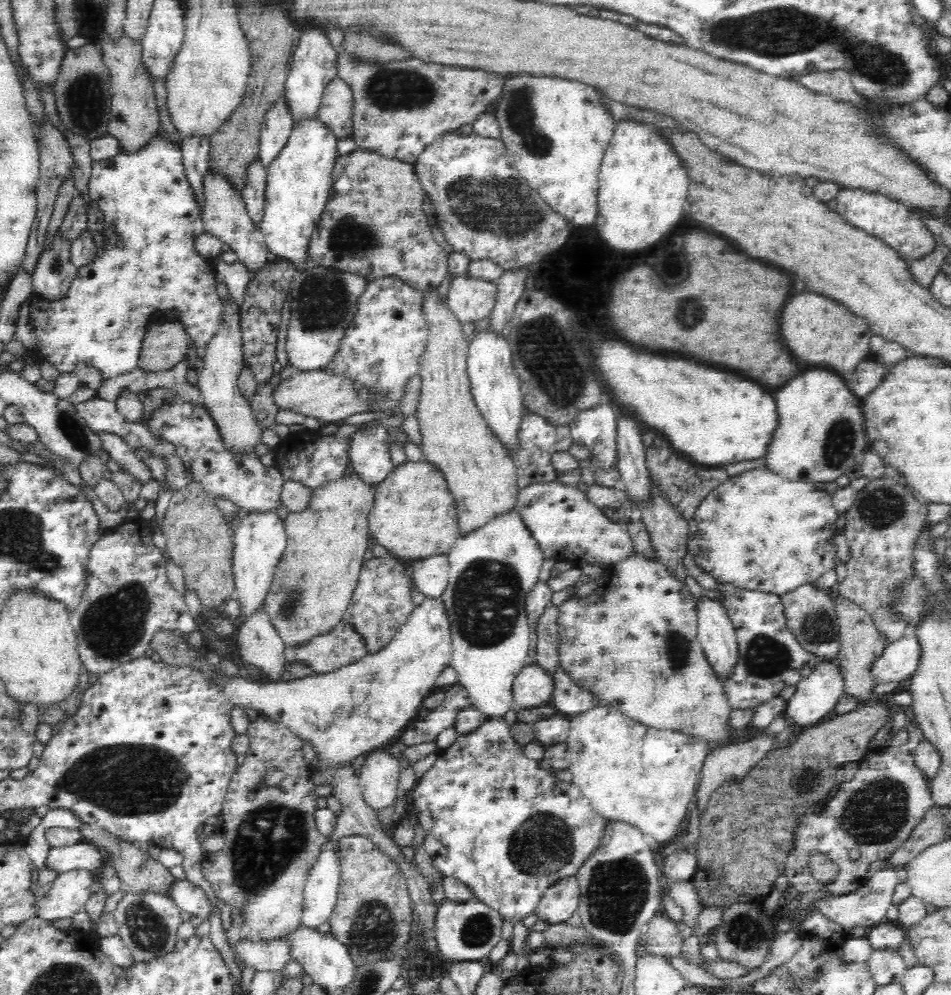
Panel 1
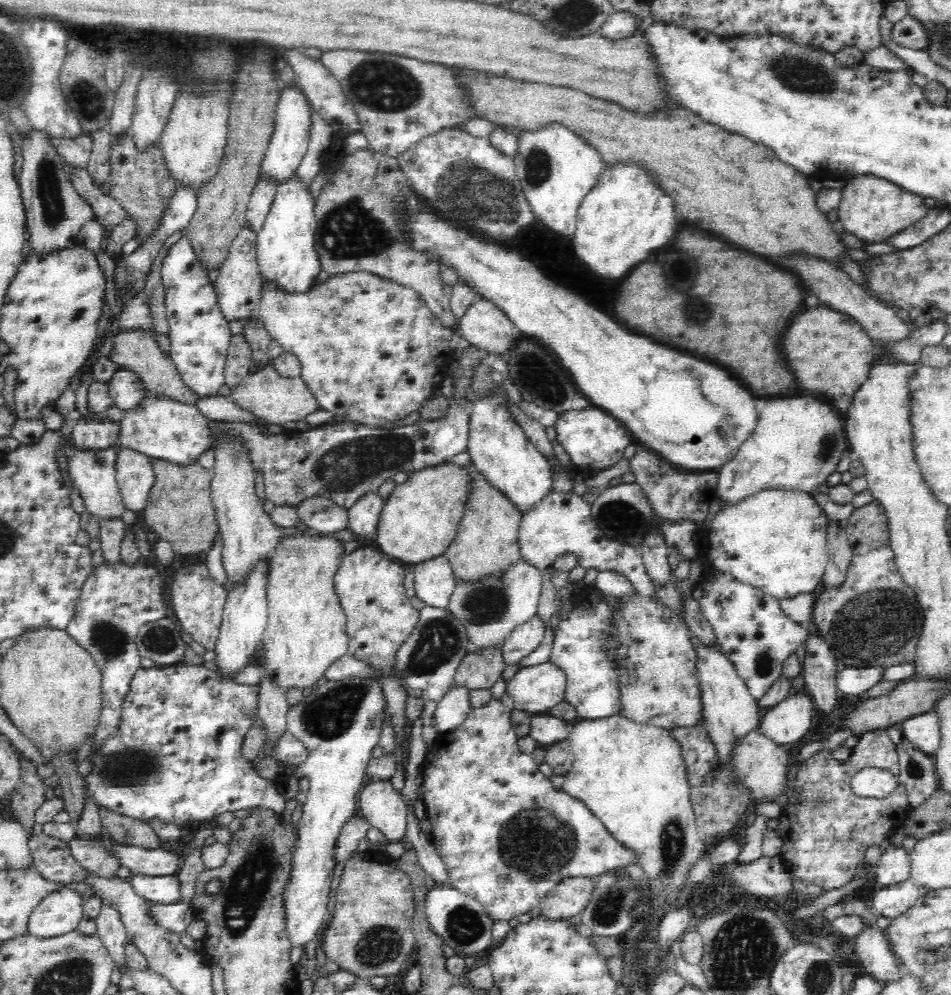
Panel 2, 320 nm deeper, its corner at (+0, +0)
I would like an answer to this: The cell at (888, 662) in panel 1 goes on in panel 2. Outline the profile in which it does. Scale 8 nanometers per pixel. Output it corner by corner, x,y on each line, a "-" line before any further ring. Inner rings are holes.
886,666
845,667
837,675
837,691
843,695
863,695
884,681

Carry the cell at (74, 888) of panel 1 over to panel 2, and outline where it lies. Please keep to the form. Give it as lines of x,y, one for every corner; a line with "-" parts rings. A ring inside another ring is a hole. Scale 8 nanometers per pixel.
72,887
47,894
30,915
27,932
40,938
60,936
77,930
83,919
83,896

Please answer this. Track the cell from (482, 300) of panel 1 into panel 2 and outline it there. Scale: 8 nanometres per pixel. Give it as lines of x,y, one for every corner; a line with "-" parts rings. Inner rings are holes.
476,296
475,301
467,308
459,322
458,331
463,338
468,340
470,345
488,351
488,354
504,354
515,345
515,342
522,337
518,327
509,319
501,308
492,301
482,296

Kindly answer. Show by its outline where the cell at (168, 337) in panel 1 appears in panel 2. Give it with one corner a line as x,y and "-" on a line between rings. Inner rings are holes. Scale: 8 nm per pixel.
135,328
132,331
116,335
108,359
116,362
120,368
137,374
148,394
166,397
192,406
196,405
199,396
190,387
186,386
176,363
168,353
160,348
153,330

